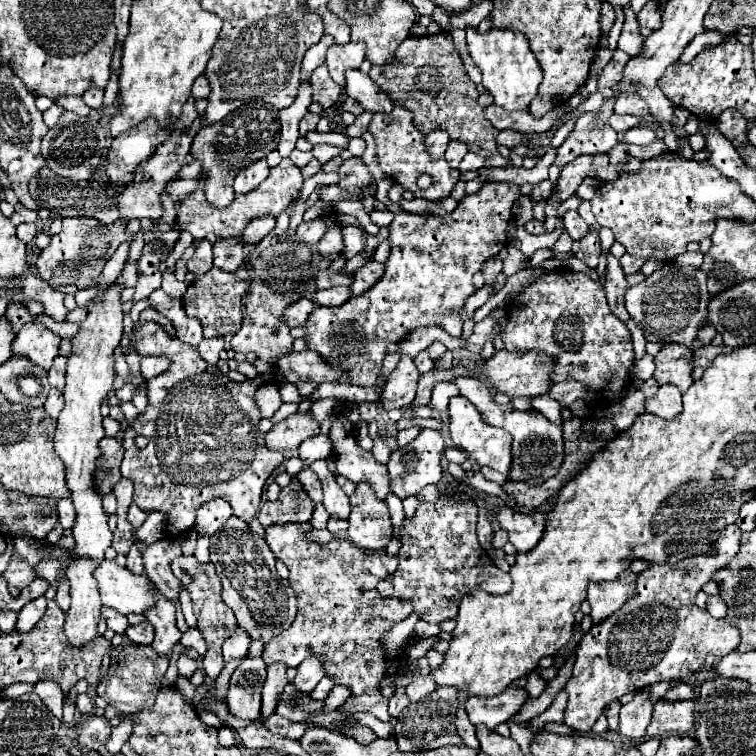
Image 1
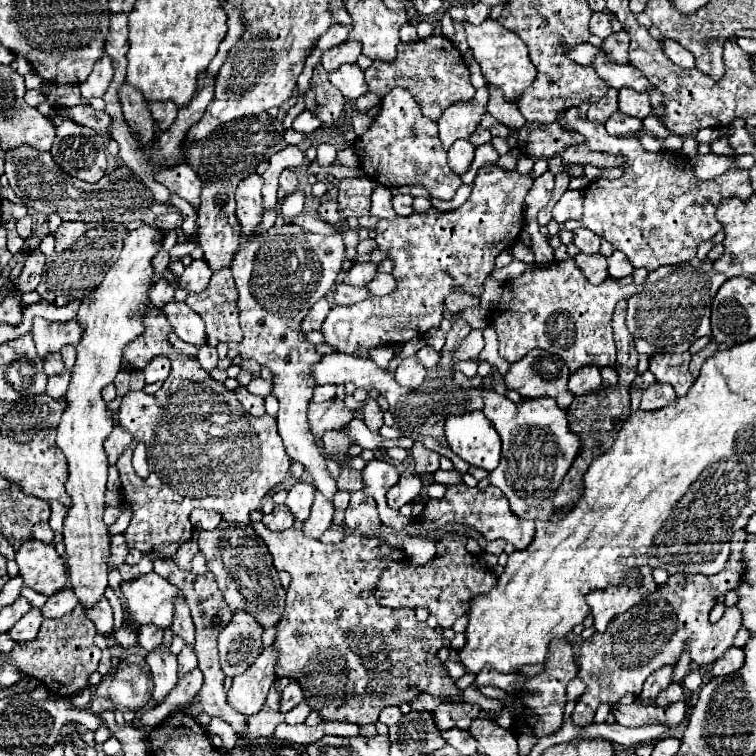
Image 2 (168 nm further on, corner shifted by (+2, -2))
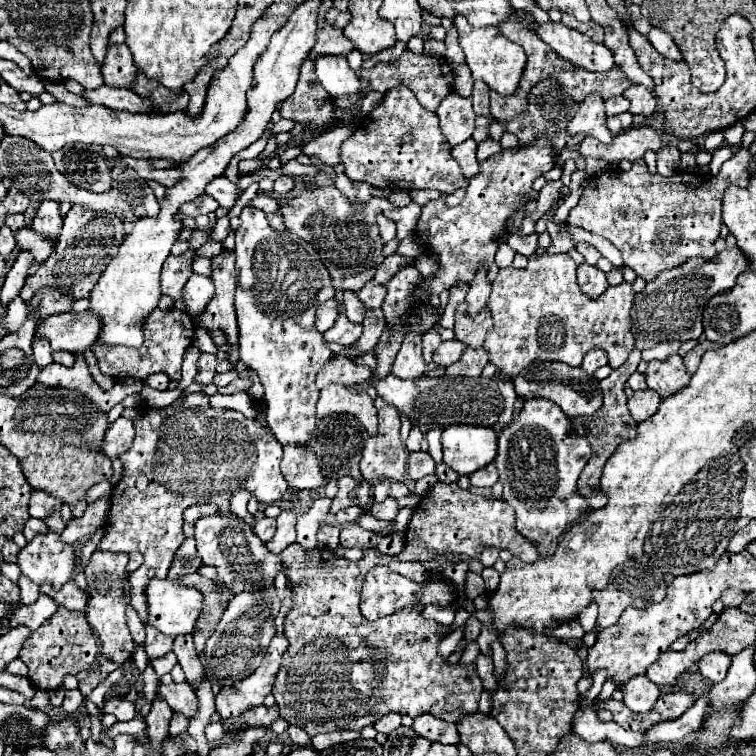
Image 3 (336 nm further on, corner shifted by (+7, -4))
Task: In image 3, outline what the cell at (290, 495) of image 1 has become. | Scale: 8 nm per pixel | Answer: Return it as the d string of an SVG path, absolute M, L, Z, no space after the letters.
M263 518L263 520L259 520L259 522L255 524L253 532L255 532L263 542L271 540L273 534L275 534L275 518Z

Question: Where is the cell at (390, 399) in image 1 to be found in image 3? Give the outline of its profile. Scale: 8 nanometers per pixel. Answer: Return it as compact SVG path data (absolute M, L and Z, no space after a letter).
M407 332L401 344L401 350L393 362L393 374L403 380L413 380L425 374L425 362L422 355L421 332Z

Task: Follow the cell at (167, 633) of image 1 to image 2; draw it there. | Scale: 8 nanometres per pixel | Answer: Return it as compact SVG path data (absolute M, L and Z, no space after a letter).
M152 650L146 656L146 664L150 666L152 672L152 700L154 704L162 704L164 698L170 694L170 690L176 686L178 682L178 674L176 674L176 656L170 650Z

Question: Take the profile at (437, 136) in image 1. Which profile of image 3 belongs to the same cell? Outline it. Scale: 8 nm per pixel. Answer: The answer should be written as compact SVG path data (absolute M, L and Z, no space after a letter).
M449 94L437 108L437 118L441 132L445 134L451 146L457 146L471 138L475 130L475 112L473 100L463 98L459 94Z

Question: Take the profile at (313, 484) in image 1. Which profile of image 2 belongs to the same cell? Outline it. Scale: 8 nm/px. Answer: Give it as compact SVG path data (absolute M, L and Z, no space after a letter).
M298 482L288 492L286 508L290 508L296 522L304 522L308 518L308 514L310 514L312 500L314 500L314 488L310 484L306 484L306 482Z

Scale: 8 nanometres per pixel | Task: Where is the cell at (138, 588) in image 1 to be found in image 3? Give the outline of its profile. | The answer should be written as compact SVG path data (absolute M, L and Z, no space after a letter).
M151 578L145 588L147 624L155 626L167 636L193 632L201 612L199 590L179 586L171 580Z

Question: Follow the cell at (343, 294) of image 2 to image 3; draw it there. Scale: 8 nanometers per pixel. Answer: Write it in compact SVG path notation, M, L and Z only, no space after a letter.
M367 282L367 286L363 286L363 288L357 292L357 298L365 304L367 310L381 308L383 298L385 298L385 286L381 286L381 284L373 284L373 282Z

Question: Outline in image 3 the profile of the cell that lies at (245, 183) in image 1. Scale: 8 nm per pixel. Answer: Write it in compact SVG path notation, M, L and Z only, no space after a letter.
M245 206L239 220L241 224L235 230L239 354L259 374L265 388L267 424L275 438L283 446L309 448L317 420L315 404L319 400L315 374L333 358L333 352L323 342L323 334L315 328L315 308L335 296L333 280L315 248L297 234L289 232L289 248L273 248L273 228L261 210Z

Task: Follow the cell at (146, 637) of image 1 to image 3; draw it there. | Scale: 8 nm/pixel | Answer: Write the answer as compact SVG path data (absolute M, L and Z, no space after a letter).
M145 626L145 632L147 632L147 638L145 638L145 652L147 656L153 660L153 658L159 658L159 656L165 656L167 652L171 652L171 642L173 638L161 634L157 628L153 626Z

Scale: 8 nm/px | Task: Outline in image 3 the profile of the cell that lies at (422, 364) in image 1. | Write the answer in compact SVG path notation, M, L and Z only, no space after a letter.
M425 332L423 334L423 358L427 364L431 362L433 352L439 348L439 344L441 344L441 338L437 332Z

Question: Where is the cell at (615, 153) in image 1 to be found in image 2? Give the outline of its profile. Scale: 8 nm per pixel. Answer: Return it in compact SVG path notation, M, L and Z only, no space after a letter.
M568 108L562 116L560 116L560 126L568 132L578 132L586 138L586 142L590 144L592 150L600 150L600 152L608 152L608 154L622 154L626 156L624 162L624 176L620 176L618 180L594 180L584 188L584 212L580 220L572 220L566 222L566 230L576 230L576 228L588 228L594 234L598 234L600 238L608 240L614 250L620 250L628 256L630 264L634 268L646 268L646 270L656 270L660 266L666 264L682 264L688 262L696 256L698 244L704 240L710 240L718 234L720 230L720 222L716 220L716 210L722 198L726 196L736 196L742 200L748 200L752 196L752 188L750 188L750 174L748 170L742 168L732 168L728 172L724 172L722 176L714 178L714 180L698 180L692 174L692 168L682 162L680 154L666 154L666 152L646 152L640 144L638 138L630 136L630 138L616 138L610 136L604 128L604 124L592 122L586 116L580 114L578 108Z

